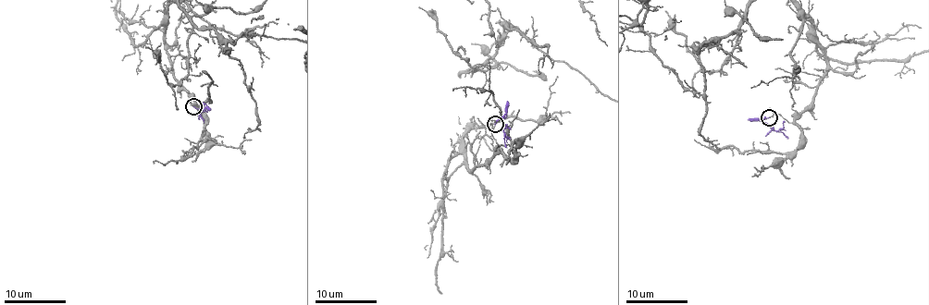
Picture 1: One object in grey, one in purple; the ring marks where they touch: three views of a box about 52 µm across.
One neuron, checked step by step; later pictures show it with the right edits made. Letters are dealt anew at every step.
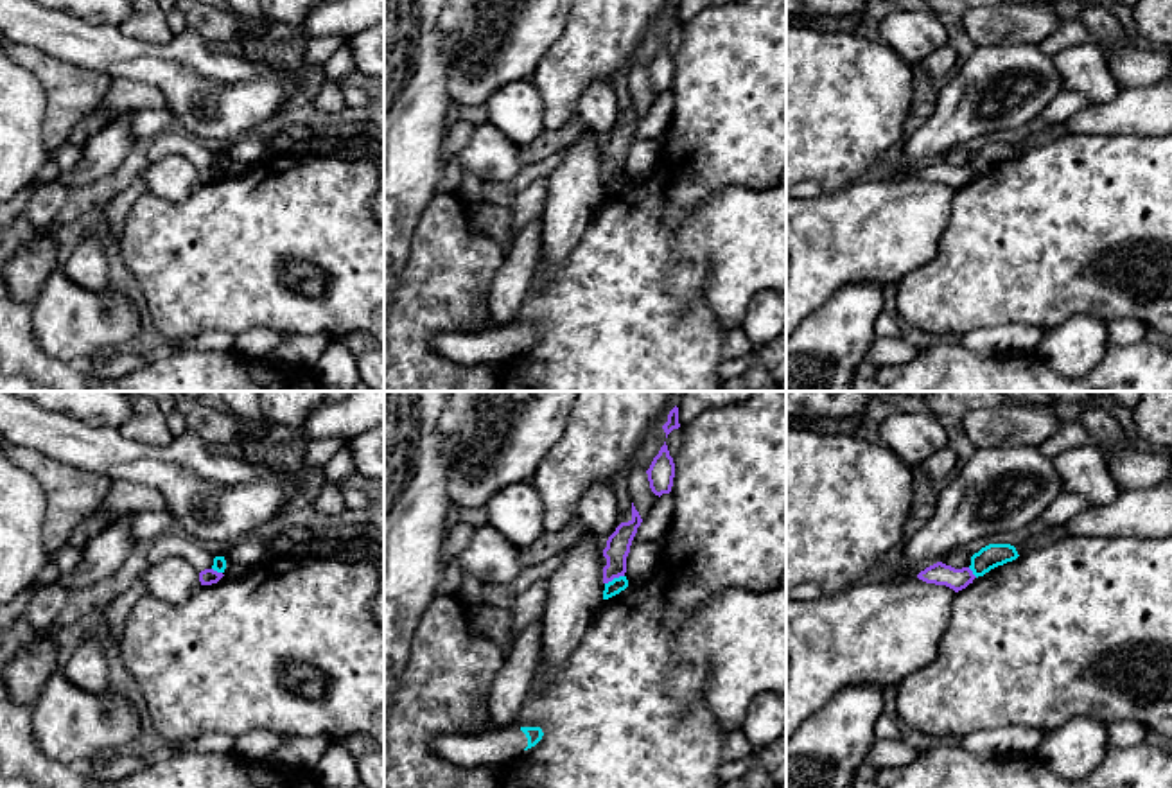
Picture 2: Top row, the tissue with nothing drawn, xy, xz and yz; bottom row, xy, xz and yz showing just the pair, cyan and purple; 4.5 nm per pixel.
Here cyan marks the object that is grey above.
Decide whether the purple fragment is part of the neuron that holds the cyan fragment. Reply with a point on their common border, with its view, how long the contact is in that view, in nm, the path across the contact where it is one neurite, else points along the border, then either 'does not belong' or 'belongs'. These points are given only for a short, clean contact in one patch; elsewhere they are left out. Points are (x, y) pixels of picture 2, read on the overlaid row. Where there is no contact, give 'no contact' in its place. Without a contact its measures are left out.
meets cyan in xz at (614, 578); contact 100 nm long; border along xz (623, 575), (605, 584); does not belong

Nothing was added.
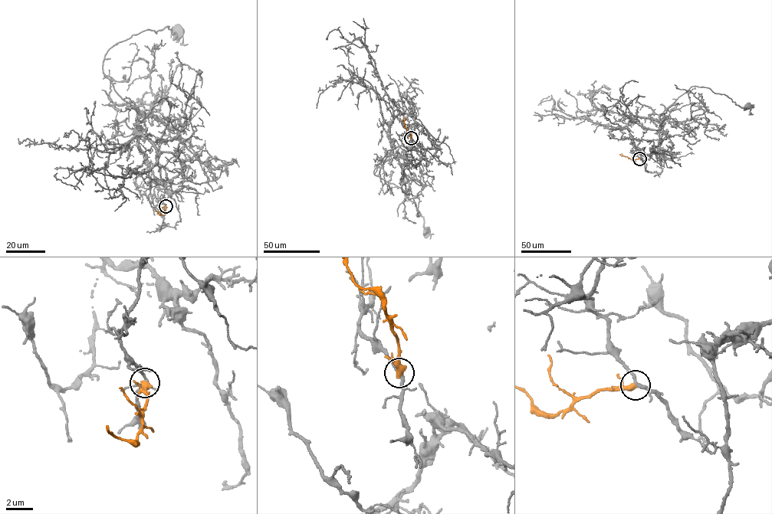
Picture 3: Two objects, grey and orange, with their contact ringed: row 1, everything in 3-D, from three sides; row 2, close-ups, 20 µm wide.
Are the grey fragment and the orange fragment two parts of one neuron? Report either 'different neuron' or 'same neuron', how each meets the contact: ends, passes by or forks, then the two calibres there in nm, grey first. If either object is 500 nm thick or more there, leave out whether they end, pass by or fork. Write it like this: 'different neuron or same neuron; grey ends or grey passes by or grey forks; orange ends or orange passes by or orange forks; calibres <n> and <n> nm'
different neuron; grey passes by; orange passes by; calibres 220 and 340 nm

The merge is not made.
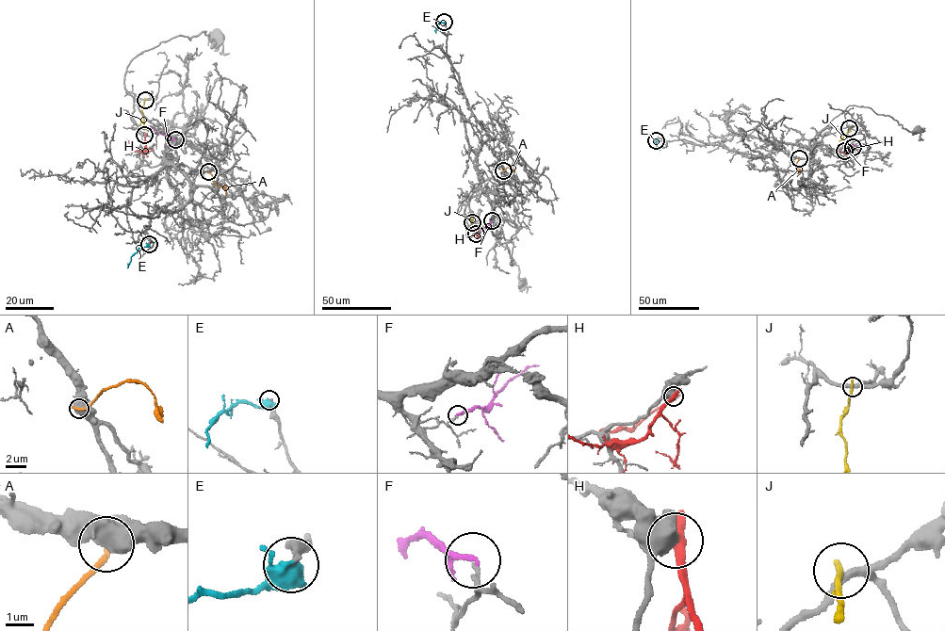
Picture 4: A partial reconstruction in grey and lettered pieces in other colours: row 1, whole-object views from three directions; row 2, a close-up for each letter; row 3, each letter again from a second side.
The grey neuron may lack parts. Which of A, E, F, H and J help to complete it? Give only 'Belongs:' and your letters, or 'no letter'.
Belongs: E

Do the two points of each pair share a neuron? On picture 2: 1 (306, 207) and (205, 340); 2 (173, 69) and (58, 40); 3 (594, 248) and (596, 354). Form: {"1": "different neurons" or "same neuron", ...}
{"1": "different neurons", "2": "same neuron", "3": "same neuron"}

